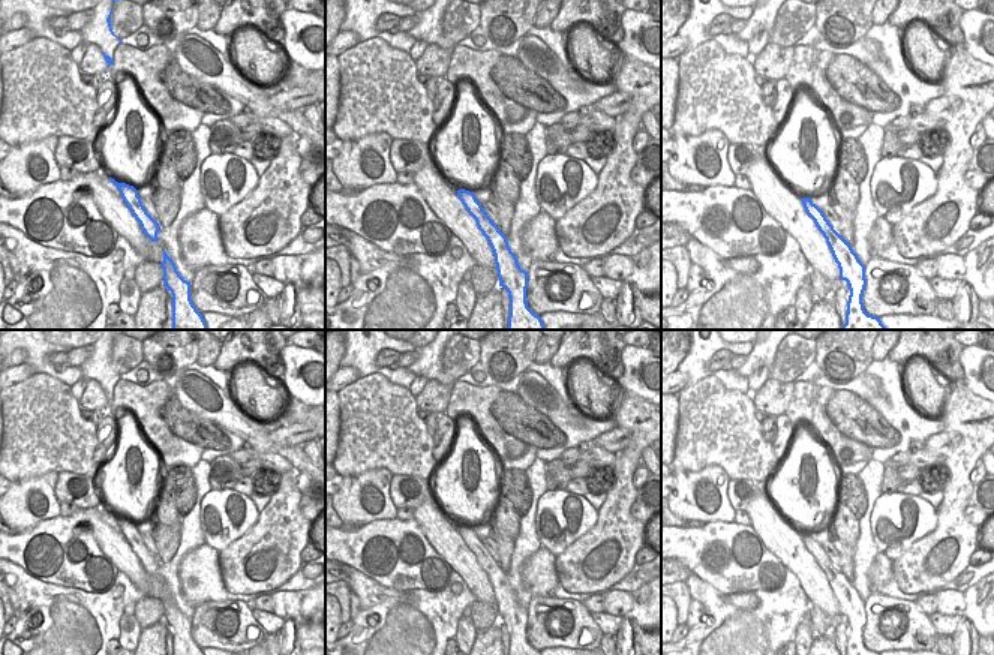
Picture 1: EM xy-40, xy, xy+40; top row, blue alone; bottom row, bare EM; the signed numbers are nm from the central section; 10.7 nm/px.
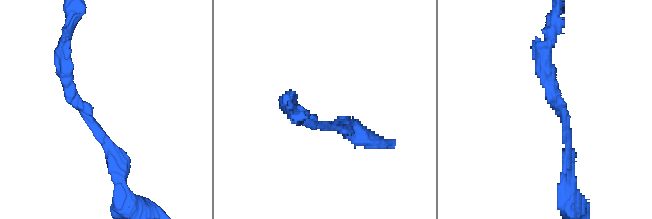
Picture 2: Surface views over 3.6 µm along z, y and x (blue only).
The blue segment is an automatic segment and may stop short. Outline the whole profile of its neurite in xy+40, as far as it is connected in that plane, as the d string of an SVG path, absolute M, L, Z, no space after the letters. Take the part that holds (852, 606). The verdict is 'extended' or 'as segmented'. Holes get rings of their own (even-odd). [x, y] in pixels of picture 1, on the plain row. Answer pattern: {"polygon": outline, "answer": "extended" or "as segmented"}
{"polygon": "M802 534L807 550L814 556L826 574L832 592L840 604L840 615L846 616L850 625L846 655L880 655L868 651L864 645L862 631L867 622L865 601L859 597L852 582L834 565L823 547L811 537Z", "answer": "as segmented"}

